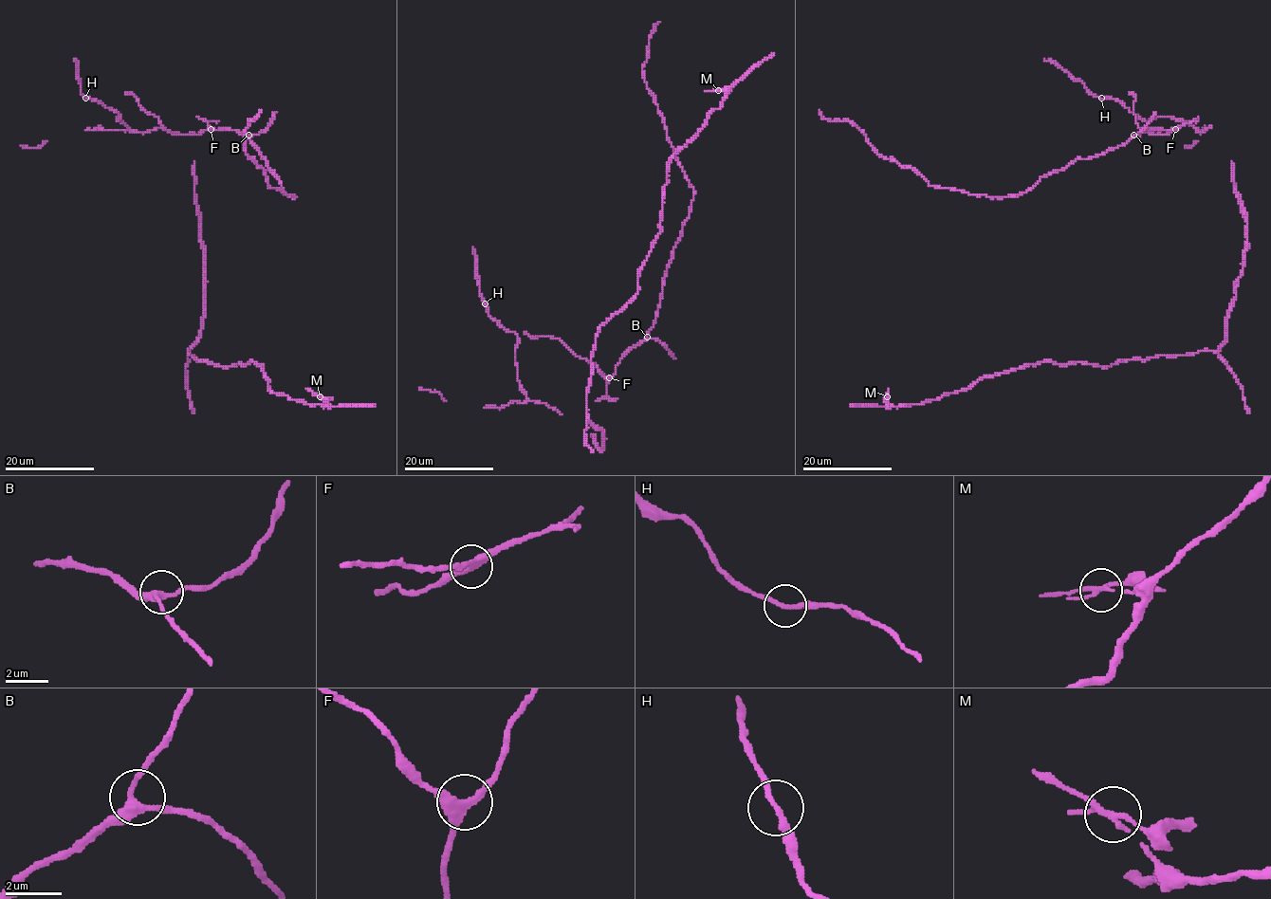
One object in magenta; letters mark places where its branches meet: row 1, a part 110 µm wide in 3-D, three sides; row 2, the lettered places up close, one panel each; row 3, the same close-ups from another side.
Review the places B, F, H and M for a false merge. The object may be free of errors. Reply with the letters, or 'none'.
M

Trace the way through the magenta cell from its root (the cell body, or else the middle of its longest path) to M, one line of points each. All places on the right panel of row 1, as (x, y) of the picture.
M: (1245, 218), (1243, 271), (1215, 351), (1106, 367), (1043, 361), (923, 404), (894, 406), (888, 395)

